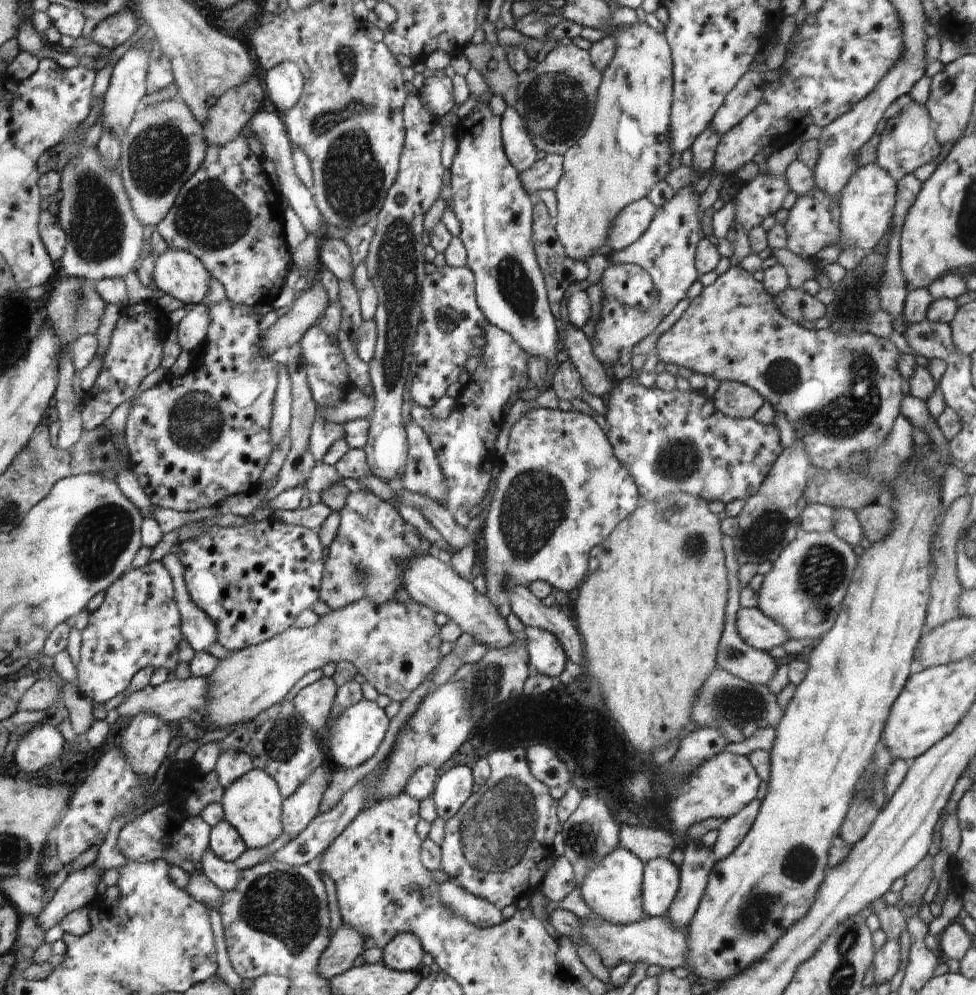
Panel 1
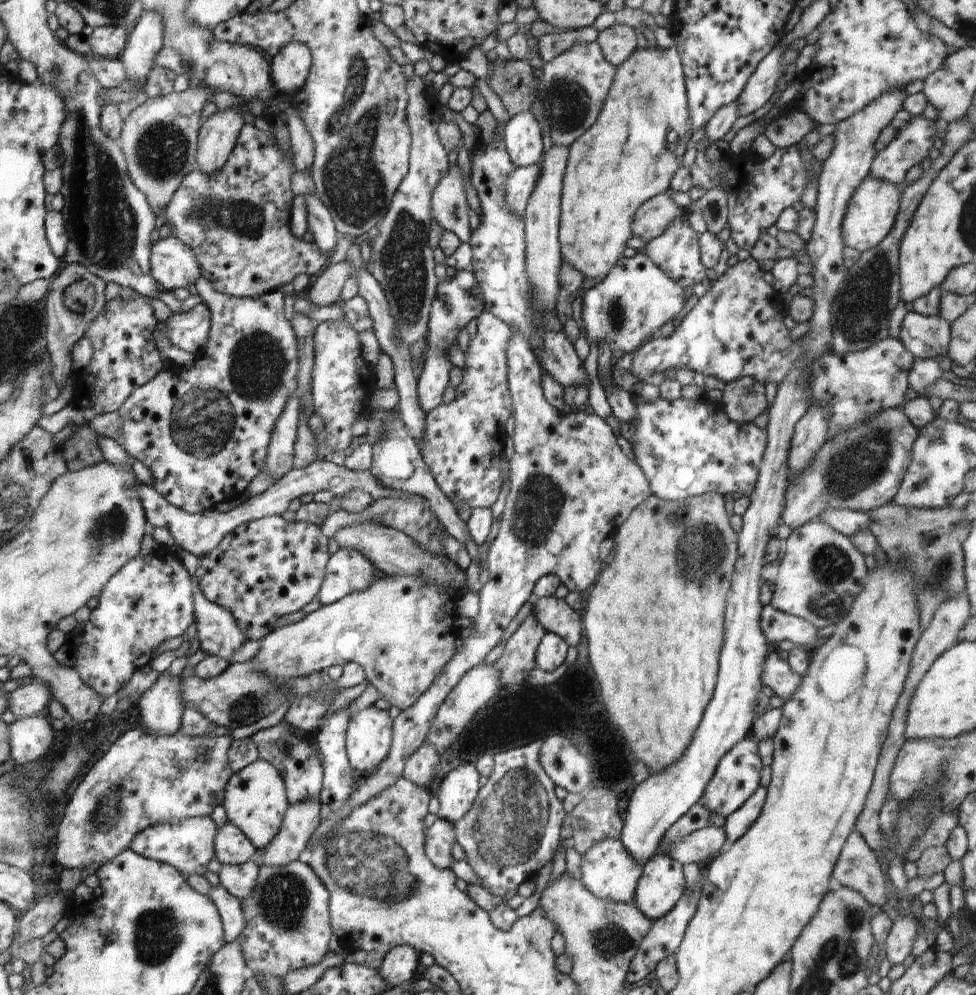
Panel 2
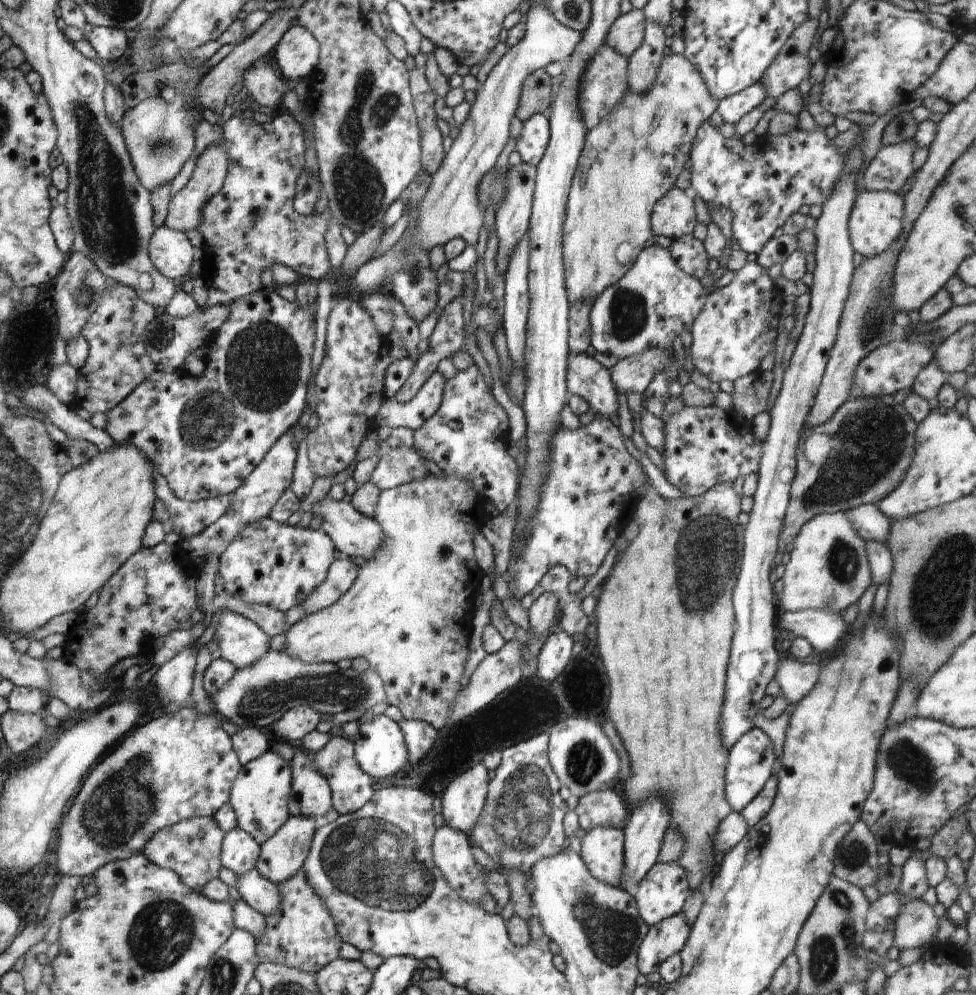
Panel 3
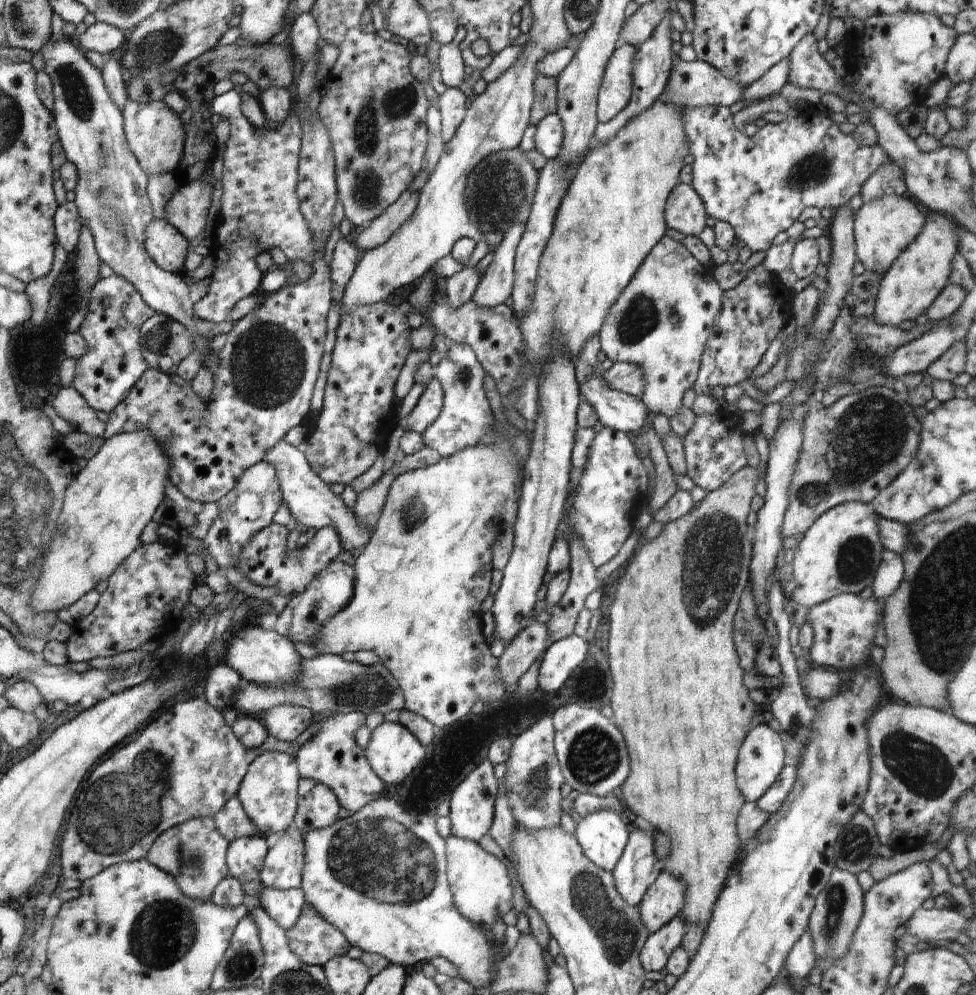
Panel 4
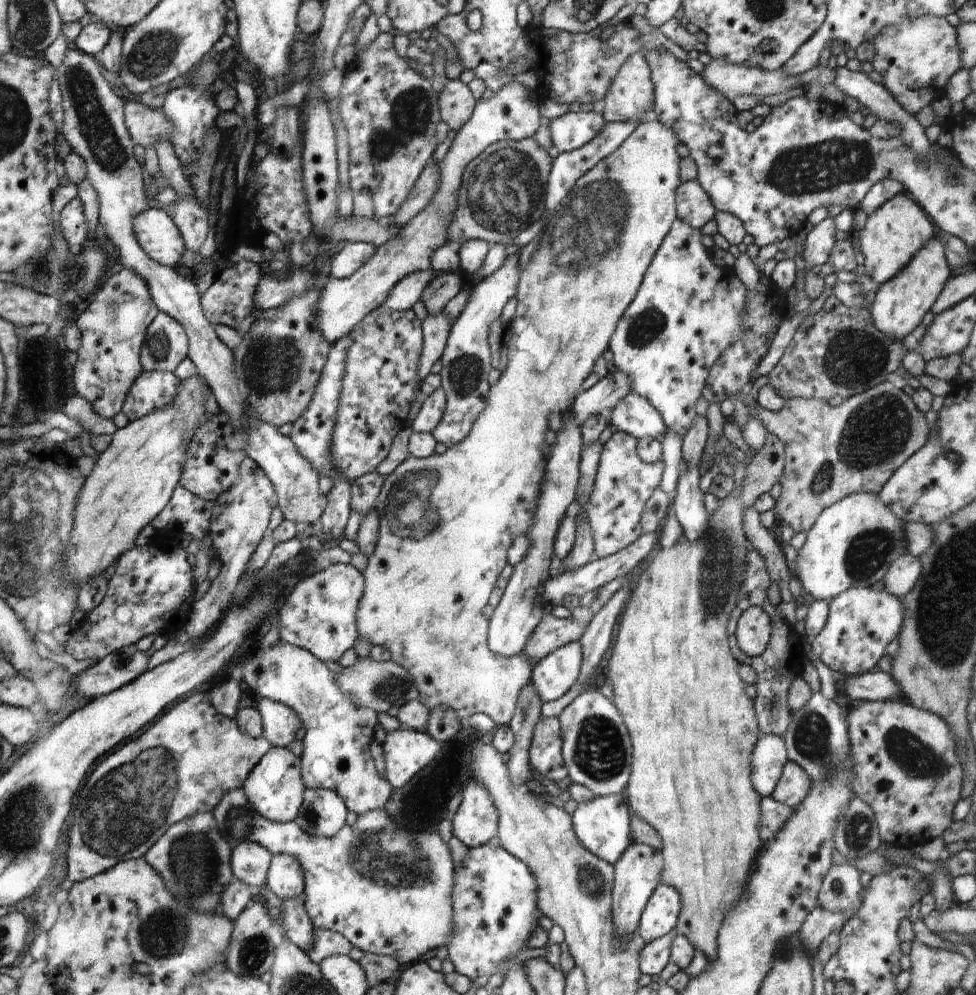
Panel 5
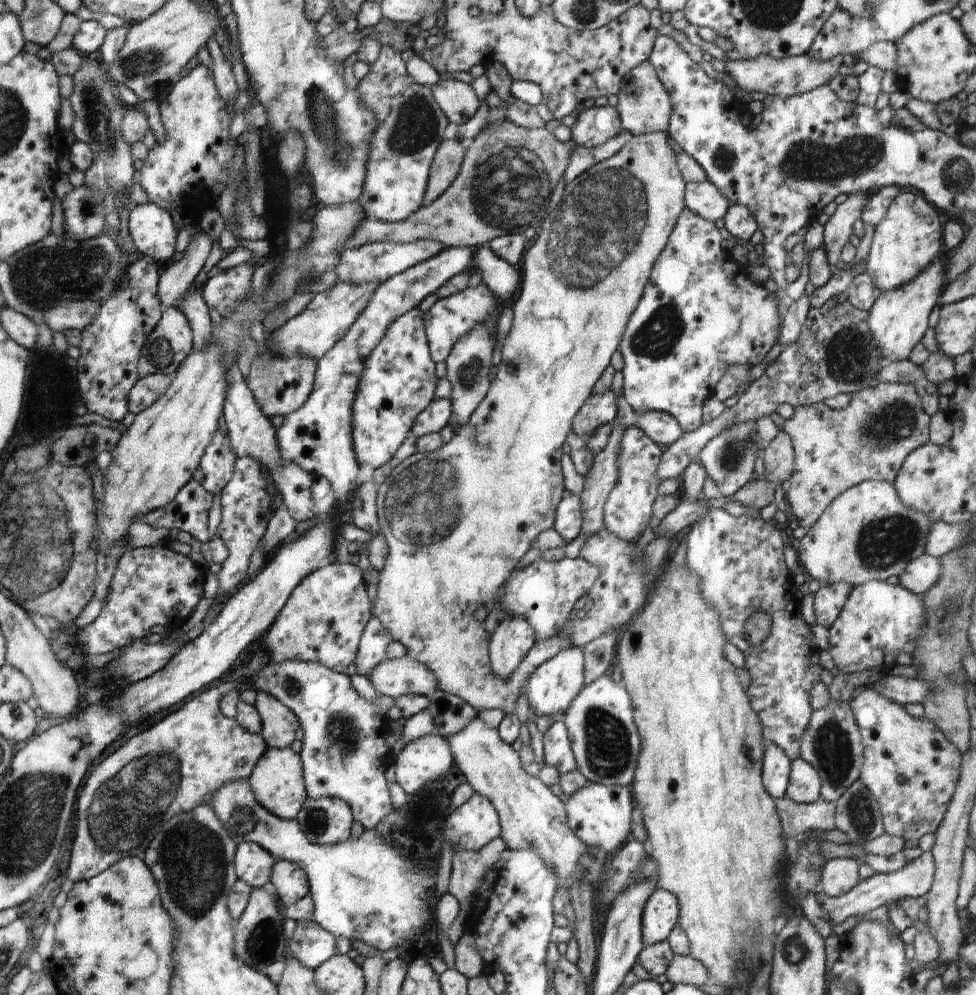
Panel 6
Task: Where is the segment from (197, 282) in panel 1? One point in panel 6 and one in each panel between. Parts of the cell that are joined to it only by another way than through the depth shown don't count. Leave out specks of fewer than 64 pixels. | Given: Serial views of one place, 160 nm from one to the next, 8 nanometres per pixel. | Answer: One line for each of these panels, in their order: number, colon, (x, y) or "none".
2: (173, 264)
3: (170, 251)
4: (166, 244)
5: (157, 233)
6: (152, 233)

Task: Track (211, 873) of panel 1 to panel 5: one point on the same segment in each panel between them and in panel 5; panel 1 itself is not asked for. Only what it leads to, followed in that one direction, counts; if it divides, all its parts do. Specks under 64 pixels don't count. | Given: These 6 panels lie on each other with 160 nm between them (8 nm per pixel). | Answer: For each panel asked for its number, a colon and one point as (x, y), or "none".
2: (239, 880)
3: (262, 895)
4: (284, 906)
5: (299, 929)

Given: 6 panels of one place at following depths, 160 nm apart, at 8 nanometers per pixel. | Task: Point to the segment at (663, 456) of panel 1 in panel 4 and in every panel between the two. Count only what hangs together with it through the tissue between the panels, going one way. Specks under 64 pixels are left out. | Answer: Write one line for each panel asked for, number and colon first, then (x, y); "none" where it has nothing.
2: (685, 448)
3: (704, 446)
4: (714, 447)

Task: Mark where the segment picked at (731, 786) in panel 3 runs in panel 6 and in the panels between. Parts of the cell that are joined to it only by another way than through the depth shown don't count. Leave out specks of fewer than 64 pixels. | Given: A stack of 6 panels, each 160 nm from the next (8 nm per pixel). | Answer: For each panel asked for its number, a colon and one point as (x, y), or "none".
4: (760, 759)
5: (768, 757)
6: (776, 768)

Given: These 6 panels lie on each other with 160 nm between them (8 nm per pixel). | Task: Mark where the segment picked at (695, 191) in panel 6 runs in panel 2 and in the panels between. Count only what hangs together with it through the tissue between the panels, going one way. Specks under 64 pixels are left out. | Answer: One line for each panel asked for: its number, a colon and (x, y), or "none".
2: (652, 217)
3: (674, 216)
4: (685, 212)
5: (694, 206)

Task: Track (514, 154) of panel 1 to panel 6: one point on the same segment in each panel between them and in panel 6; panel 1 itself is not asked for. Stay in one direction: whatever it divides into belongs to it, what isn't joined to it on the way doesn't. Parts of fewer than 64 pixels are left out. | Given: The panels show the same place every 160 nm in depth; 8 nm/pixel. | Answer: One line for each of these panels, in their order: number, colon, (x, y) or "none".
2: (523, 138)
3: (534, 138)
4: (548, 138)
5: (570, 131)
6: (594, 126)

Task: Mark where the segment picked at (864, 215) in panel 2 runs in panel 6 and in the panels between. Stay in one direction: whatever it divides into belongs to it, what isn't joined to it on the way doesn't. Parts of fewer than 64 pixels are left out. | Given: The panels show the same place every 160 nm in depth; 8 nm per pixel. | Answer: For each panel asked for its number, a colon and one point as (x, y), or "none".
3: (877, 219)
4: (884, 227)
5: (892, 234)
6: (909, 238)

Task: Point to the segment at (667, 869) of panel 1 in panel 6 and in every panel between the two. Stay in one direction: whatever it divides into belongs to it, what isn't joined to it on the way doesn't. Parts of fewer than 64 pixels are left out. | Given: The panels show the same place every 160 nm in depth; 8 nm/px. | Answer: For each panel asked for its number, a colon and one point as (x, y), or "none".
2: (662, 883)
3: (662, 894)
4: (664, 899)
5: (660, 915)
6: (660, 916)

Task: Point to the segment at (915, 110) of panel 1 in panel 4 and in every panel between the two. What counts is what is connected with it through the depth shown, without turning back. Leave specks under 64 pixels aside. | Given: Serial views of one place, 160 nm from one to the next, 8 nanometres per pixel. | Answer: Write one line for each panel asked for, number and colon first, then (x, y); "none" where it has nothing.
2: (914, 142)
3: (893, 165)
4: (888, 180)

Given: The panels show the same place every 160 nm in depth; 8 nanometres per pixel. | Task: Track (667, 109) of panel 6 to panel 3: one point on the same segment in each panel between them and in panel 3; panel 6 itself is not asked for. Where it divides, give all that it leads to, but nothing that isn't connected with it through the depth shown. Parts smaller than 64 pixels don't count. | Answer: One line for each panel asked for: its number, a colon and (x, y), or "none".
3: (605, 80)
4: (615, 90)
5: (631, 95)

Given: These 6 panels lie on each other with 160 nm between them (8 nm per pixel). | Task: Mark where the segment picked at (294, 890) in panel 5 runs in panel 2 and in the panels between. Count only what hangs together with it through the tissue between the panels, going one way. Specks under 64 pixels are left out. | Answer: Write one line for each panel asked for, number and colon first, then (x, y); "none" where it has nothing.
2: (302, 819)
3: (283, 855)
4: (283, 868)

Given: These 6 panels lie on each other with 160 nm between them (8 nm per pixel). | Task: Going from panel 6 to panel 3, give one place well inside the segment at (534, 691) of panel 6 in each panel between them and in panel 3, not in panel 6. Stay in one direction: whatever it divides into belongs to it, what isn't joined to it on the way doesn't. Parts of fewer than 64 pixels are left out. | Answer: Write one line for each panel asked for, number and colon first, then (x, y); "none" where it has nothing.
3: (556, 654)
4: (562, 657)
5: (555, 674)

